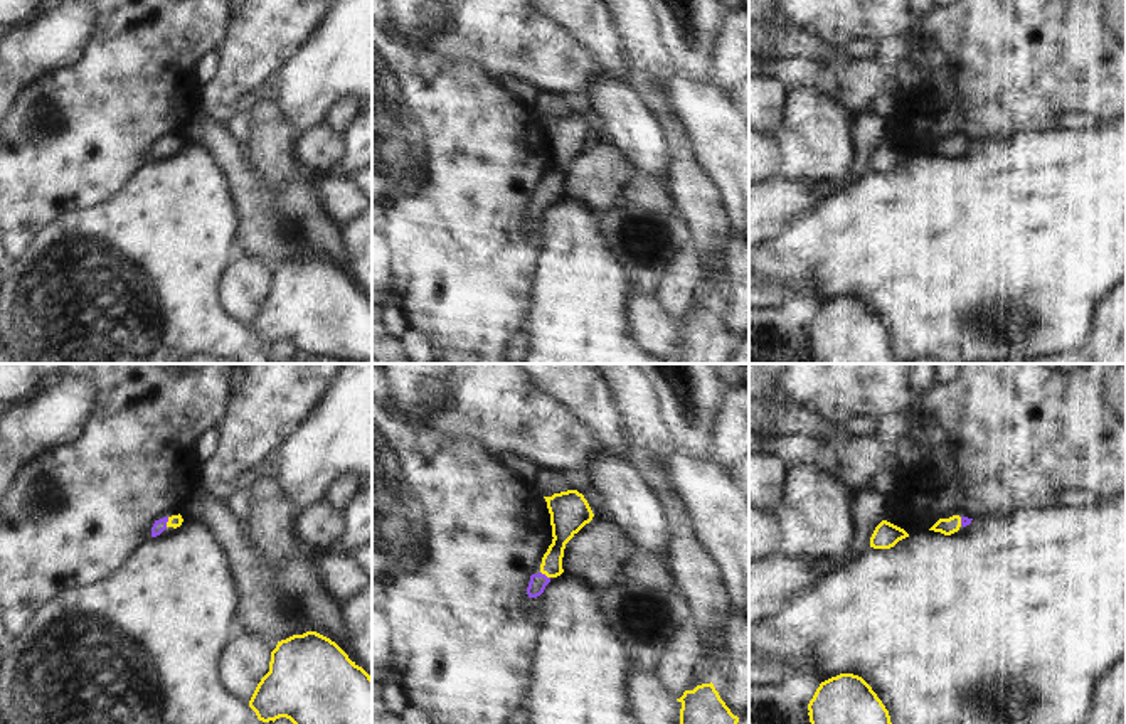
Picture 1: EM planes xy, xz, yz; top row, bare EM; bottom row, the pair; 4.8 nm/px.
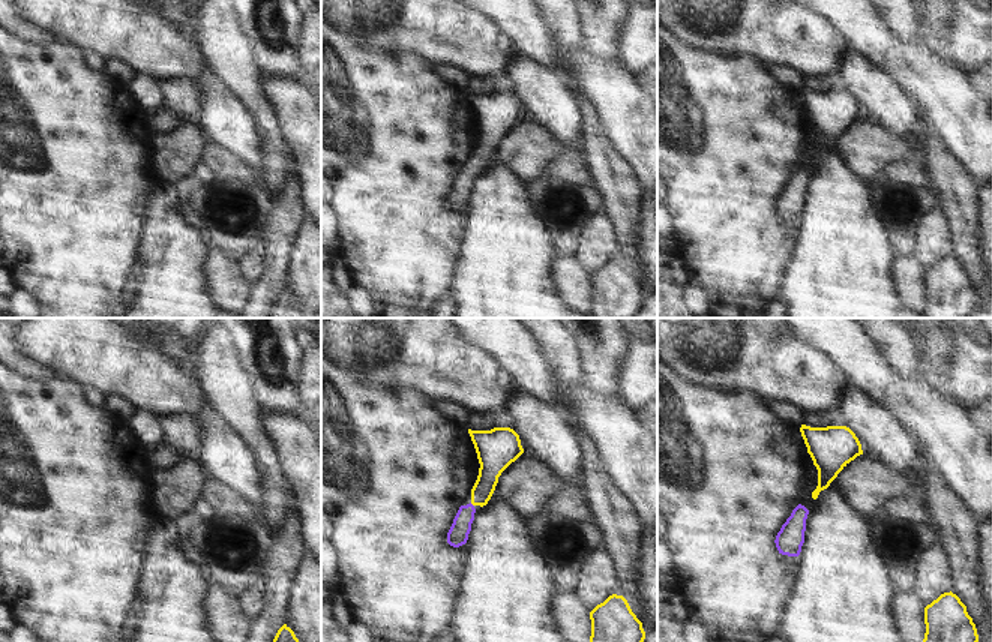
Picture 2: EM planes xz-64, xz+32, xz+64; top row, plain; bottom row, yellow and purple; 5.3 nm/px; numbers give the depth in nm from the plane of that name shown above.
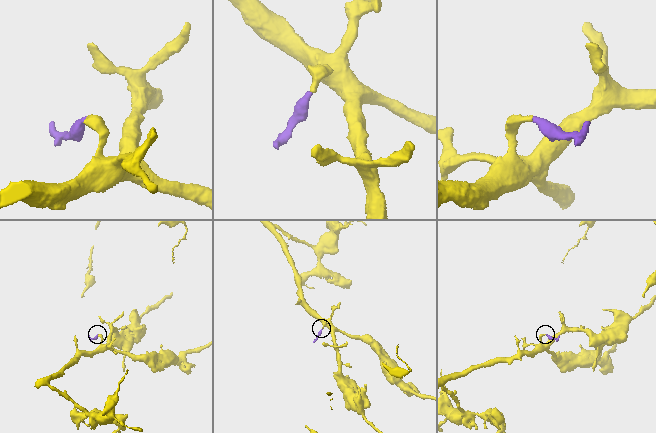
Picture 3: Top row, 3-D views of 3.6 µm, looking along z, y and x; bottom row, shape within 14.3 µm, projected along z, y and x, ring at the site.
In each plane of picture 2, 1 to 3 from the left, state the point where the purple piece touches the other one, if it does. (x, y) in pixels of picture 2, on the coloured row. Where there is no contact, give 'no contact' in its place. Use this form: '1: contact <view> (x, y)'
1: no contact
2: no contact
3: no contact

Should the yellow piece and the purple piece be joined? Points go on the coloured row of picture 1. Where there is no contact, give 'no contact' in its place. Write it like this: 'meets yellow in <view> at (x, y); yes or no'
meets yellow in xy at (167, 522); yes

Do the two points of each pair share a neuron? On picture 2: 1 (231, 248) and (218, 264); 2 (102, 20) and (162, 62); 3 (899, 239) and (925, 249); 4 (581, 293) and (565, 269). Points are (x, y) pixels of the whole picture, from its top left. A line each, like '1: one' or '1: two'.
1: two
2: one
3: two
4: one

